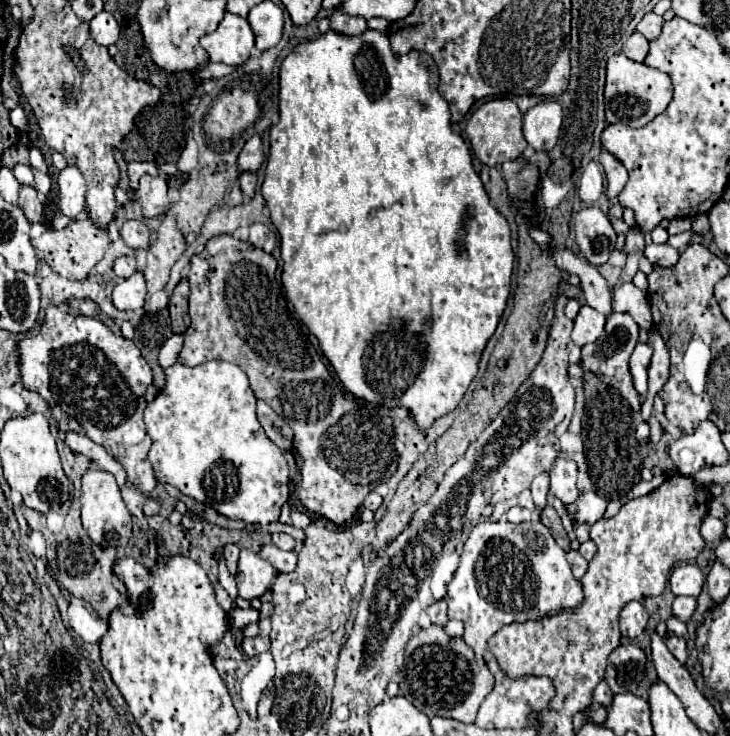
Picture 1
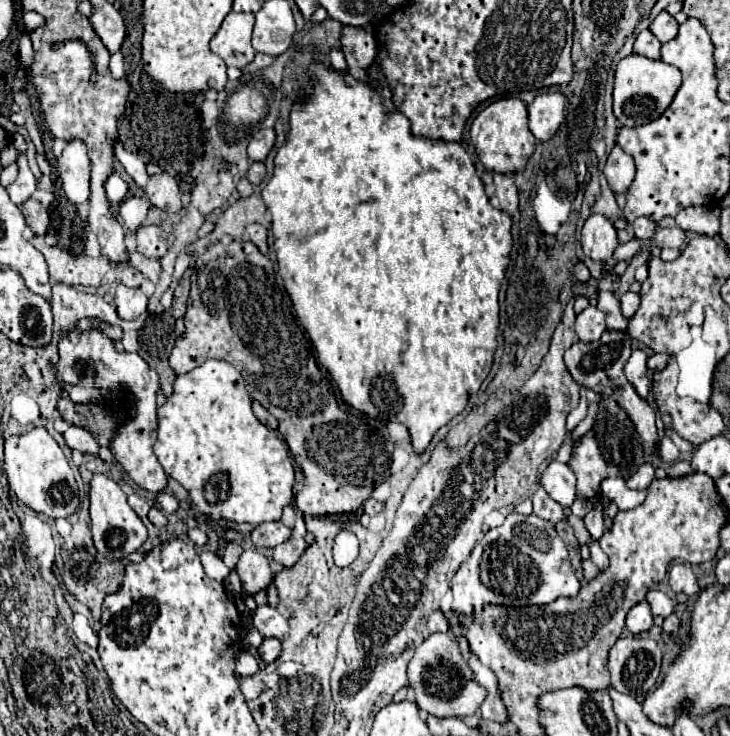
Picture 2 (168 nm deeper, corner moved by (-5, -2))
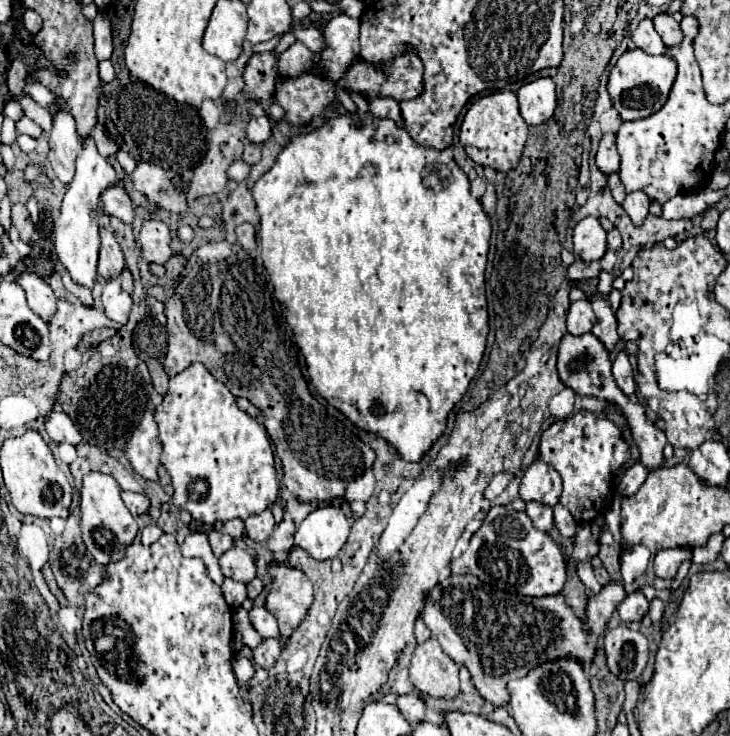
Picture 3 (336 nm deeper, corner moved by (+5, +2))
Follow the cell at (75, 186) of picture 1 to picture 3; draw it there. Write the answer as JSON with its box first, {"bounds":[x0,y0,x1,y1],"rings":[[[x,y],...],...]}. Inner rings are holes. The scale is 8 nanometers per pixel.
{"bounds":[48,110,82,182],"rings":[[[64,110],[56,112],[48,144],[50,144],[50,150],[48,150],[50,166],[54,168],[56,176],[62,182],[70,182],[74,176],[74,160],[82,148],[74,118],[70,112],[64,112]]]}

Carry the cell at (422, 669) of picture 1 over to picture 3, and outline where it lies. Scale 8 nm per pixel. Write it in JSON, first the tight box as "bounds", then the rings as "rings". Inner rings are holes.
{"bounds":[410,638,460,698],"rings":[[[436,638],[416,646],[410,664],[410,680],[420,692],[438,698],[454,698],[460,692],[458,666],[442,652]]]}

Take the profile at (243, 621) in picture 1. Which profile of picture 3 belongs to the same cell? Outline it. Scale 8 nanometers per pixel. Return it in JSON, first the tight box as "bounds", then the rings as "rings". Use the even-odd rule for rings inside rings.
{"bounds":[250,606,278,638],"rings":[[[254,606],[254,608],[250,610],[250,622],[252,622],[252,626],[258,630],[258,634],[260,634],[262,638],[274,638],[274,636],[278,636],[276,618],[274,618],[266,608]]]}

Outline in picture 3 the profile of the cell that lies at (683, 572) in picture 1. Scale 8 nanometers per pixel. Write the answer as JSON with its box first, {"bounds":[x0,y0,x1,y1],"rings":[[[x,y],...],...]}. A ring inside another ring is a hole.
{"bounds":[654,548,692,580],"rings":[[[674,548],[674,550],[664,550],[664,552],[658,552],[656,558],[654,558],[654,574],[658,578],[664,578],[664,580],[672,580],[680,568],[680,564],[684,560],[688,560],[692,554],[688,550],[682,550],[682,548]]]}

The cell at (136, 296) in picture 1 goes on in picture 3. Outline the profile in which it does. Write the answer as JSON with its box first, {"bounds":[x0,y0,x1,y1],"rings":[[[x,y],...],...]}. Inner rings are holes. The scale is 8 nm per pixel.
{"bounds":[102,280,132,324],"rings":[[[110,280],[102,292],[102,306],[104,306],[104,314],[118,322],[118,324],[126,324],[130,310],[132,310],[132,298],[128,292],[124,292],[120,288],[120,280]]]}

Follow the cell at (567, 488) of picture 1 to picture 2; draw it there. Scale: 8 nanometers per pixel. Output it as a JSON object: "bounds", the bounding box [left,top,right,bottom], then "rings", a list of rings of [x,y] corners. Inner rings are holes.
{"bounds":[542,460,576,506],"rings":[[[552,460],[542,474],[542,488],[562,506],[572,506],[576,498],[576,476],[568,464]]]}

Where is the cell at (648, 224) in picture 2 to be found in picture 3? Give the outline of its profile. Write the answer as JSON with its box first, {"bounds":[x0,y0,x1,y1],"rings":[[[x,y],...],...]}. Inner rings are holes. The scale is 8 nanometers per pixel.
{"bounds":[622,192,650,224],"rings":[[[628,192],[622,206],[634,224],[642,224],[644,218],[648,216],[650,200],[648,200],[648,196],[644,196],[644,192]]]}

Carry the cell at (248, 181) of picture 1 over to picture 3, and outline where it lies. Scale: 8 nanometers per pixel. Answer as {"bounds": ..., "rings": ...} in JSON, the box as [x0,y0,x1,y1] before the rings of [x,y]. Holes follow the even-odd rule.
{"bounds":[242,142,260,166],"rings":[[[248,142],[248,144],[244,146],[244,154],[242,154],[242,158],[244,158],[244,162],[248,162],[250,166],[254,166],[254,164],[260,160],[260,144],[252,144],[252,142]]]}

